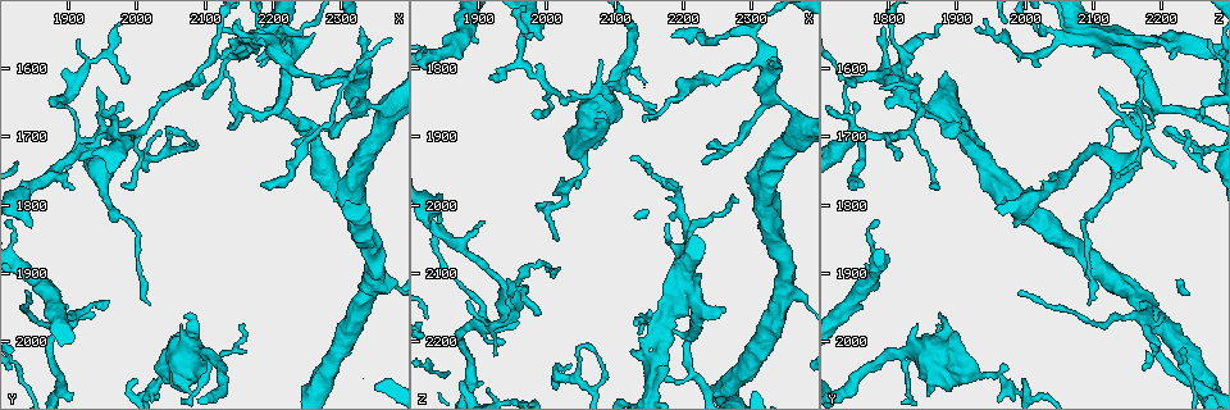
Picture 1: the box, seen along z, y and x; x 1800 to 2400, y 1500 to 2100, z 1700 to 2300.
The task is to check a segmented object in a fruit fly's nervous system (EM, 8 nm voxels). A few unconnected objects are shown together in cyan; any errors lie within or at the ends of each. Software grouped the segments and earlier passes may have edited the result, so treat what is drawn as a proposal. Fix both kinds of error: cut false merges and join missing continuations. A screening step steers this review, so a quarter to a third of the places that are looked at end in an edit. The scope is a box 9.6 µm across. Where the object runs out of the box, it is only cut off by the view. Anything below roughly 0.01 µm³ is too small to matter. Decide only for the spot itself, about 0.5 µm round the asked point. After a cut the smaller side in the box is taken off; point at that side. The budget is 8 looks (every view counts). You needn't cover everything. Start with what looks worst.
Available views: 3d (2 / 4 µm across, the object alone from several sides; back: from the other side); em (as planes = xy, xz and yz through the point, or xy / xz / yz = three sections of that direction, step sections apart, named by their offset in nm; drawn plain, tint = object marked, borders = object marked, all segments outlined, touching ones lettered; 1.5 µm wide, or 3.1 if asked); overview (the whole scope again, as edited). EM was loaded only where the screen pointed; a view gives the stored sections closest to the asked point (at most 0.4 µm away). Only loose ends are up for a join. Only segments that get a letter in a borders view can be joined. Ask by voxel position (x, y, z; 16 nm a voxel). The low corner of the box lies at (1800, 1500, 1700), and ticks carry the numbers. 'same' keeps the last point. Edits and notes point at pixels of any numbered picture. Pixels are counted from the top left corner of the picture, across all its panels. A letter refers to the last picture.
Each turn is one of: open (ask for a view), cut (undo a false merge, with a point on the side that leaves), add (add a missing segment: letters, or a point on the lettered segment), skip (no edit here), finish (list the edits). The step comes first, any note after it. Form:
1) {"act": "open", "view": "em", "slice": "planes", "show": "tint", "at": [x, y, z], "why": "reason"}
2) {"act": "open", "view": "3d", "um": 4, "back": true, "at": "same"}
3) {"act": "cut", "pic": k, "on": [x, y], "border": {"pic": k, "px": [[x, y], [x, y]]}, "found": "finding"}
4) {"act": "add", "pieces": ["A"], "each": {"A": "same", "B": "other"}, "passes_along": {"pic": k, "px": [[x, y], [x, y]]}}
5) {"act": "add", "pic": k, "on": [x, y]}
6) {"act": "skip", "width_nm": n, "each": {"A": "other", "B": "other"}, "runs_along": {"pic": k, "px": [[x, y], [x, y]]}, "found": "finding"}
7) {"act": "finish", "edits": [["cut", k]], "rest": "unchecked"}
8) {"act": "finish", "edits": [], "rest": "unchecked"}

{"act": "open", "view": "em", "slice": "planes", "show": "borders", "at": [2180, 1770, 1750], "why": "long arm stops here"}

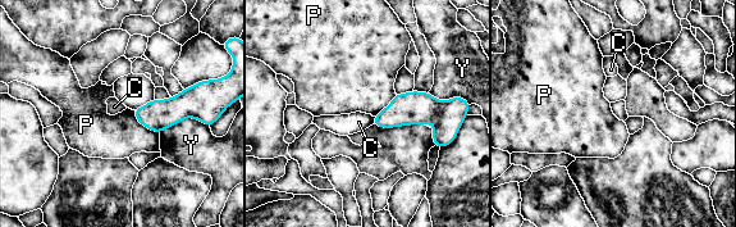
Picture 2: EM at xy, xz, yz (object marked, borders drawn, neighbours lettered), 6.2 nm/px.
{"act": "skip", "width_nm": 130, "each": {"C": "other", "P": "other", "Y": "other"}, "border": {"pic": 2, "px": [[132, 110], [138, 122], [159, 135]]}, "found": "none of them fits"}

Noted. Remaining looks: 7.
{"act": "open", "view": "3d", "um": 4, "at": [2330, 1655, 1835], "why": "three arms meet"}

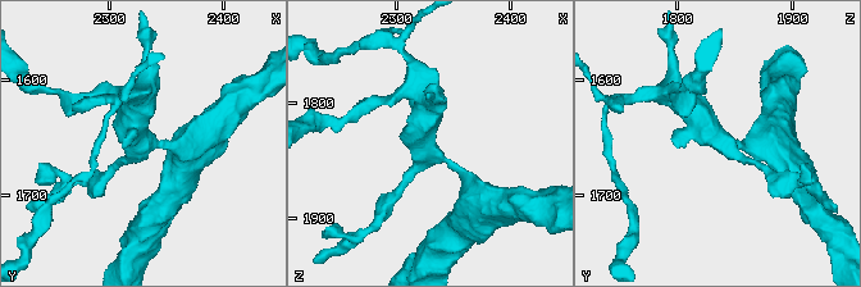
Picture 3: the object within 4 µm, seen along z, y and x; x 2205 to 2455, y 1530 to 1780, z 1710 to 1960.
{"act": "open", "view": "em", "slice": "planes", "show": "plain", "at": [2332, 1656, 1838], "arms": 3, "why": "now the EM"}

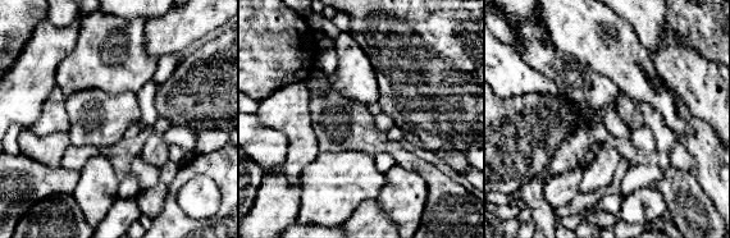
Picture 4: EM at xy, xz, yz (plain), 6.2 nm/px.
{"act": "open", "view": "em", "slice": "planes", "show": "borders", "at": "same"}

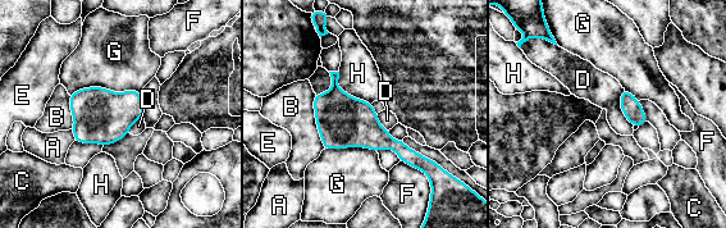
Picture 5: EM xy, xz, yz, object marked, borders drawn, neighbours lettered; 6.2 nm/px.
{"act": "skip", "width_nm": 80, "longest_contact_nm": ["G", 440], "each": {"A": "other", "B": "other", "C": "other", "D": "other", "E": "other", "F": "other", "G": "other", "H": "other"}, "found": "all the same neuron"}

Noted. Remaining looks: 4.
{"act": "open", "view": "3d", "um": 2, "at": [2140, 1540, 1880], "why": "end of a long branch"}

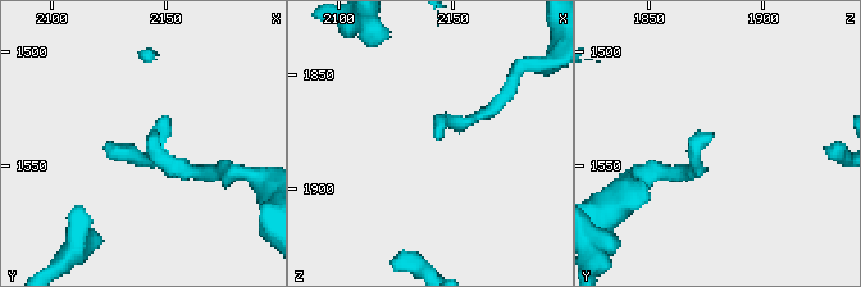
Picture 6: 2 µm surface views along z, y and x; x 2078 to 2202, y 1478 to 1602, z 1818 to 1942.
{"act": "open", "view": "em", "slice": "planes", "show": "plain", "at": [2143, 1537, 1879]}

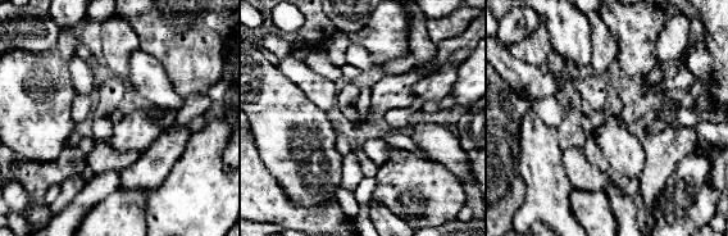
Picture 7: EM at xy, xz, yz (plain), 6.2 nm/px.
{"act": "open", "view": "em", "slice": "planes", "show": "borders", "at": "same"}

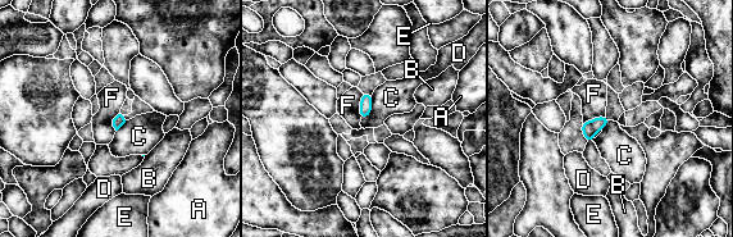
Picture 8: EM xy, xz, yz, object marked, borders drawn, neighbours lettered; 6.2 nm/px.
{"act": "skip", "longest_contact_nm": ["C", 180], "each": {"A": "other", "B": "other", "C": "other", "D": "other", "E": "other", "F": "other"}, "border": {"pic": 8, "px": [[373, 94], [372, 113], [362, 119]]}, "found": "none of them fits"}

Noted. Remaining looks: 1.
{"act": "finish", "edits": [], "rest": "unchecked"}

